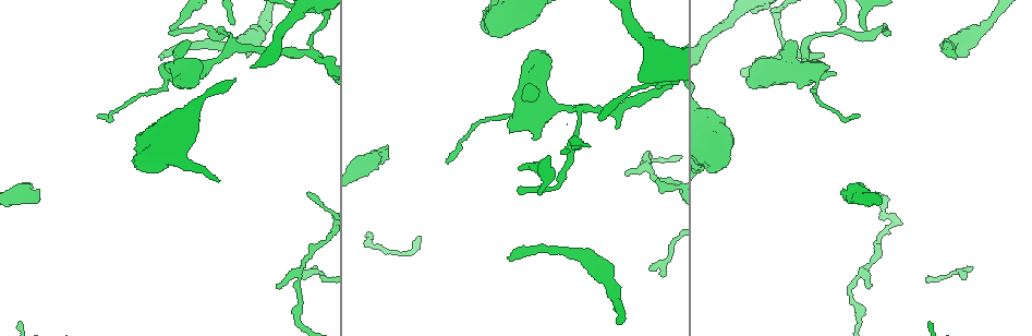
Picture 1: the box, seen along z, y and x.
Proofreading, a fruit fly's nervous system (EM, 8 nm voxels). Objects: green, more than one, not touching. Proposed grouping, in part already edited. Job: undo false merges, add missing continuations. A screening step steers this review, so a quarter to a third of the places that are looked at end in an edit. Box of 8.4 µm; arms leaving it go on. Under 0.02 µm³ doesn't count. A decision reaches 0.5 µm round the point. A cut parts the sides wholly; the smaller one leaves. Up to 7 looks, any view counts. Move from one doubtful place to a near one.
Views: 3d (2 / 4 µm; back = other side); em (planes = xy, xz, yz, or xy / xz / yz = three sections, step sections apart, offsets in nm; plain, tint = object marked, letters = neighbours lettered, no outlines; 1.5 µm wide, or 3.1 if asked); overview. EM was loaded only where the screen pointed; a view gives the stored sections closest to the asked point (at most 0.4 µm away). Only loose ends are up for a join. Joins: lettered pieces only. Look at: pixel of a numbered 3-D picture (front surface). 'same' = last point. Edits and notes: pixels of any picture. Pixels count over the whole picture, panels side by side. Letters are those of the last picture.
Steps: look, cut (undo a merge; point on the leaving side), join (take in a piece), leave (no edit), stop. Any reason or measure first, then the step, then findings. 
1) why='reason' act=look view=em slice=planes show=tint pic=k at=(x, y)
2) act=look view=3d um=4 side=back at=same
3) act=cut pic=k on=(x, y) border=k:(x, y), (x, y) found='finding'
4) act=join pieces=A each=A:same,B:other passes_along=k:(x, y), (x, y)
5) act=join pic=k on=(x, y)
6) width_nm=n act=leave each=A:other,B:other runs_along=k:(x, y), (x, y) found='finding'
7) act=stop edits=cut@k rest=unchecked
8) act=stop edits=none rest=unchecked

why='free end' act=look view=3d um=2 side=back pic=1 at=(841, 190)

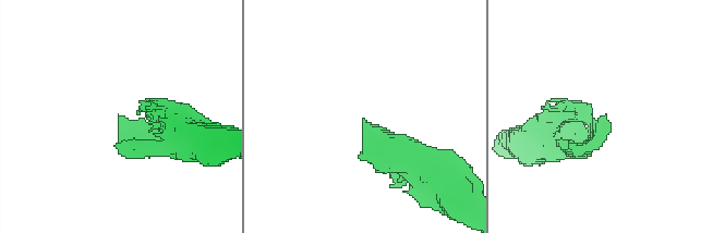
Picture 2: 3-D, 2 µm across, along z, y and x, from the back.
act=look view=em slice=planes show=letters pic=2 at=(604, 116)

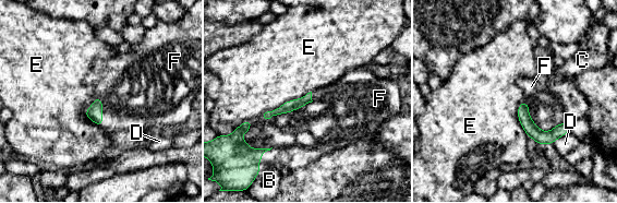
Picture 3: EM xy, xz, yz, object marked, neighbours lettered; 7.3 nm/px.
act=join pieces=F each=B:other,C:other,D:other,E:other,F:same passes_along=3:(94, 112), (101, 111), (105, 78) found='it goes on there'

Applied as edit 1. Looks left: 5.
why='an open end' act=look view=em slice=planes show=letters pic=1 at=(160, 58)

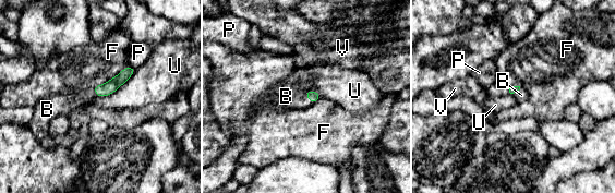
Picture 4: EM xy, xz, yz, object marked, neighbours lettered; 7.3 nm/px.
act=join pieces=B each=B:same,F:other,P:other,U:other,V:other passes_along=4:(313, 96), (306, 98), (286, 96) found='it goes on there'

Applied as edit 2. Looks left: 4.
why='an open end' act=look view=3d um=2 side=back pic=1 at=(531, 138)

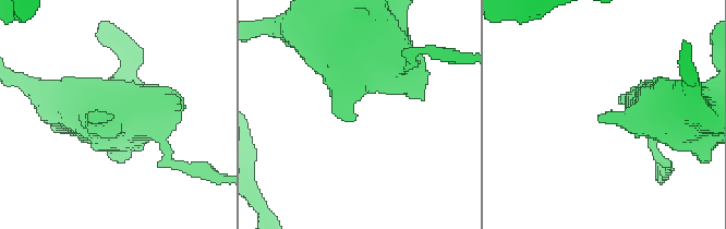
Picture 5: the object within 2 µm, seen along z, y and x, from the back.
why='need the tissue' act=look view=em slice=xy step=8 show=letters pic=5 at=(599, 118)

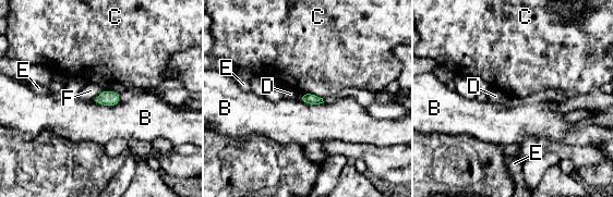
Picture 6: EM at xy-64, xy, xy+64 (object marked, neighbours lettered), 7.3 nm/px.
why='cut it another way' act=look view=em slice=planes show=letters at=same

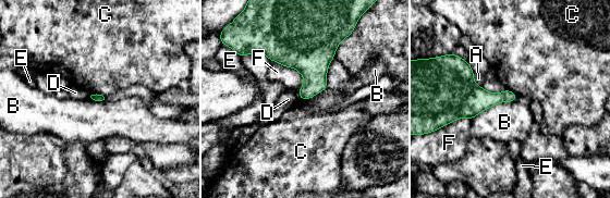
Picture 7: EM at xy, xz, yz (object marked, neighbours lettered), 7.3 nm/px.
act=leave each=A:other,B:other,C:other,D:other,E:other,F:other found='no lettered piece goes on from it'

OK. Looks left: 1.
act=stop edits=join@3,join@4 rest=unchecked

